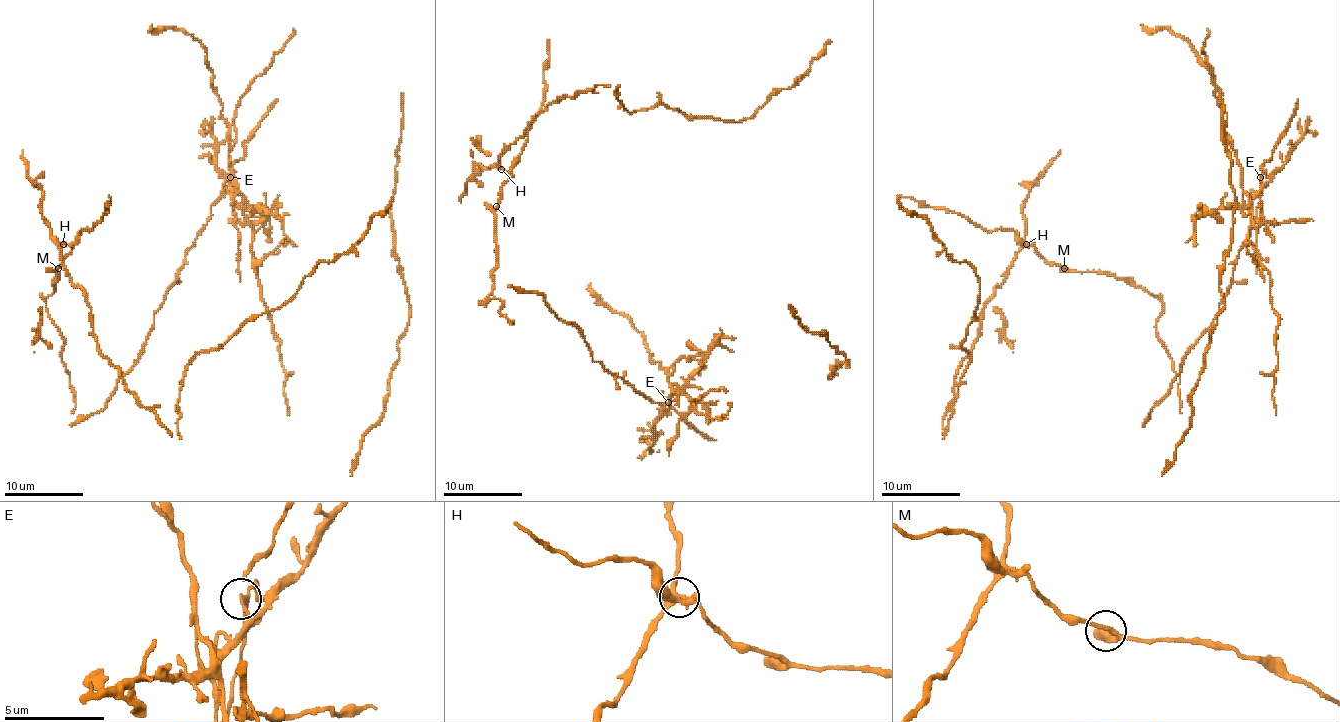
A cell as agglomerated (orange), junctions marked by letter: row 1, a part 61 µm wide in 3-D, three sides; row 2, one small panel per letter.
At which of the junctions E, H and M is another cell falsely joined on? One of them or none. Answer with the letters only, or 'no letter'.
E

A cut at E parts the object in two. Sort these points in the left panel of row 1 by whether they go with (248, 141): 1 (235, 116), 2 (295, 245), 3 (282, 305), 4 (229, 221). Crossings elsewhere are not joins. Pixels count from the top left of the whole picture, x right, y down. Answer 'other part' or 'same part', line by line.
1: other part
2: other part
3: same part
4: other part

